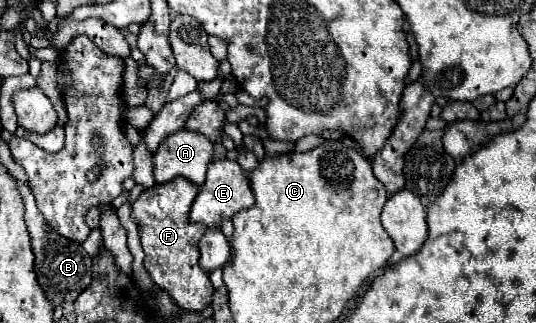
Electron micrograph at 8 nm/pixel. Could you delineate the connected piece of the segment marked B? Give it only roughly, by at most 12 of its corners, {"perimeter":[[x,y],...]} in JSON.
{"perimeter":[[18,181],[36,255],[34,271],[52,305],[90,285],[92,257],[44,223]]}

